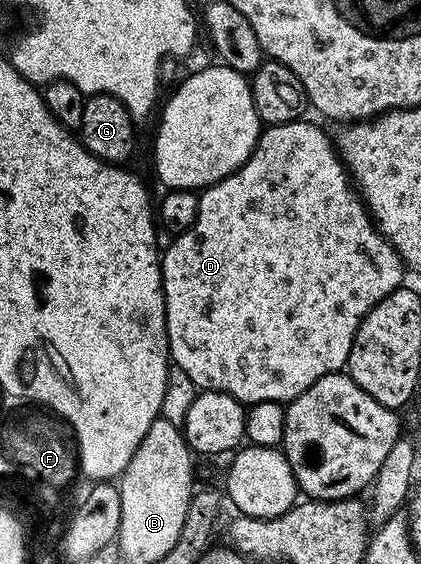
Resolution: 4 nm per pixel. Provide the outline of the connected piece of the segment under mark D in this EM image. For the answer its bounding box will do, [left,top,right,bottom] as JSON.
[160,119,404,407]

